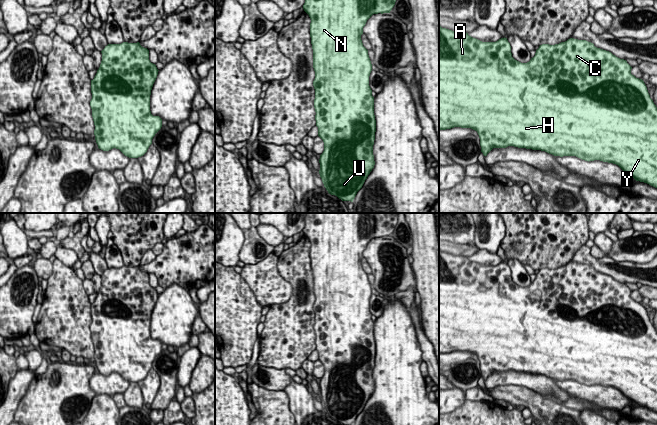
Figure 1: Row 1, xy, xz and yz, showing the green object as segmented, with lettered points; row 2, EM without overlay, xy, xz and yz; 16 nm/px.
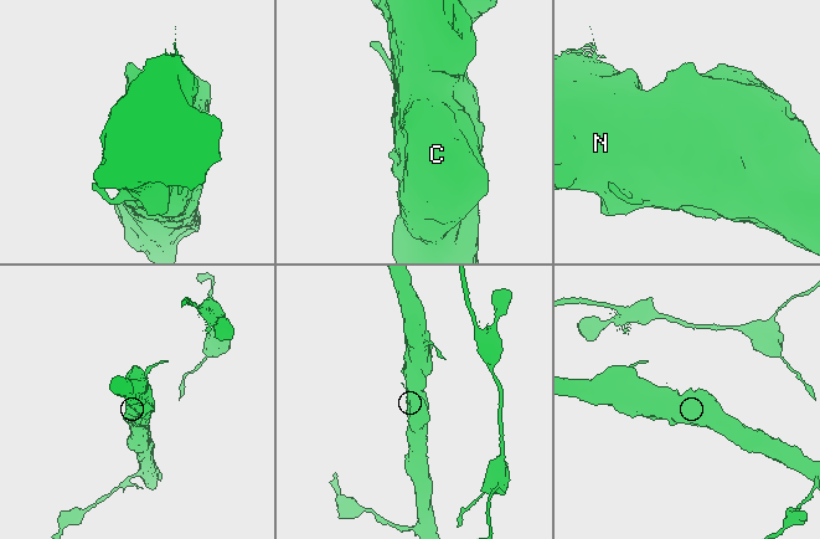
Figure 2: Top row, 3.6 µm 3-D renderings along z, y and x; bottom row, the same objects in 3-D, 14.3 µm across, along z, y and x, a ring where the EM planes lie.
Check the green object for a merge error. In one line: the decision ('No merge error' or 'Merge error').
No merge error

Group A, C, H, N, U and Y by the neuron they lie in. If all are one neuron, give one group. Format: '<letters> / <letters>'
A C H N U Y

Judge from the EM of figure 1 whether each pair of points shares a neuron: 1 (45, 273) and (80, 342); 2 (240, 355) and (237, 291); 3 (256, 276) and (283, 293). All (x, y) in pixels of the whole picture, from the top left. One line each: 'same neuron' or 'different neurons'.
1: different neurons
2: same neuron
3: same neuron

